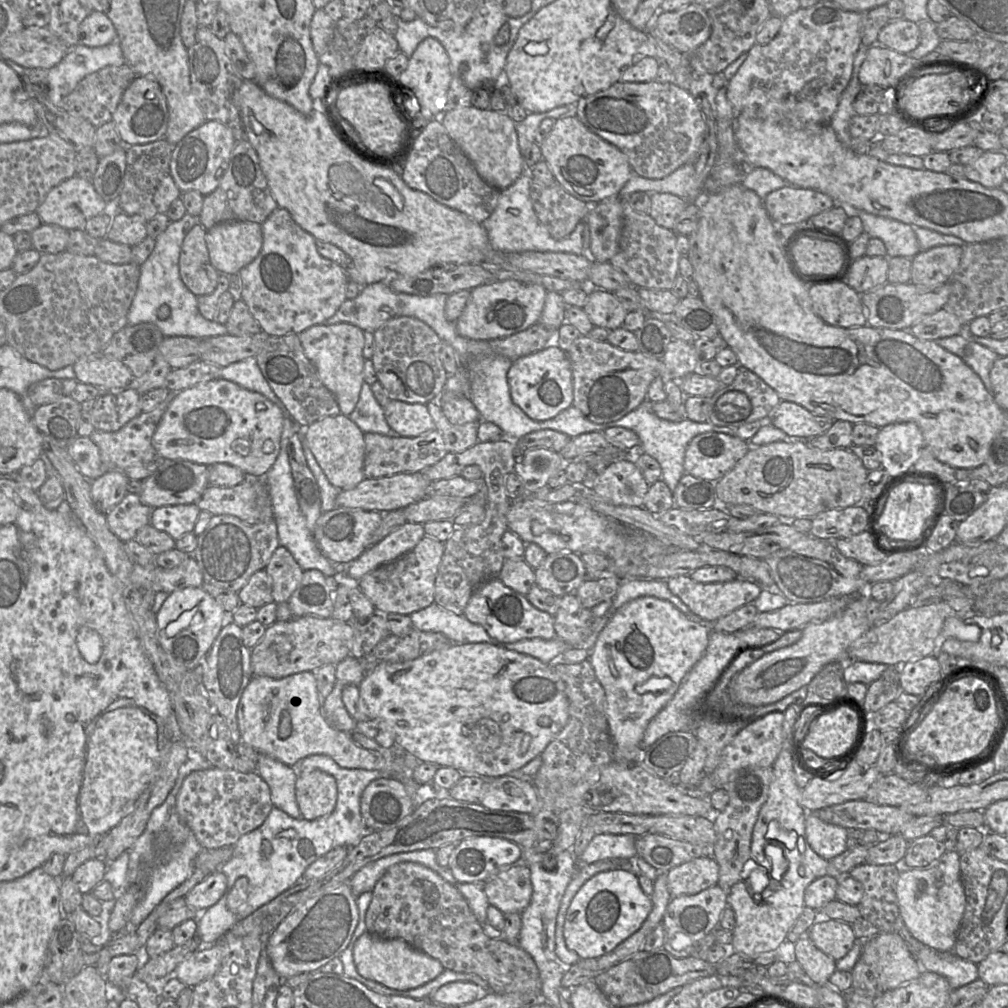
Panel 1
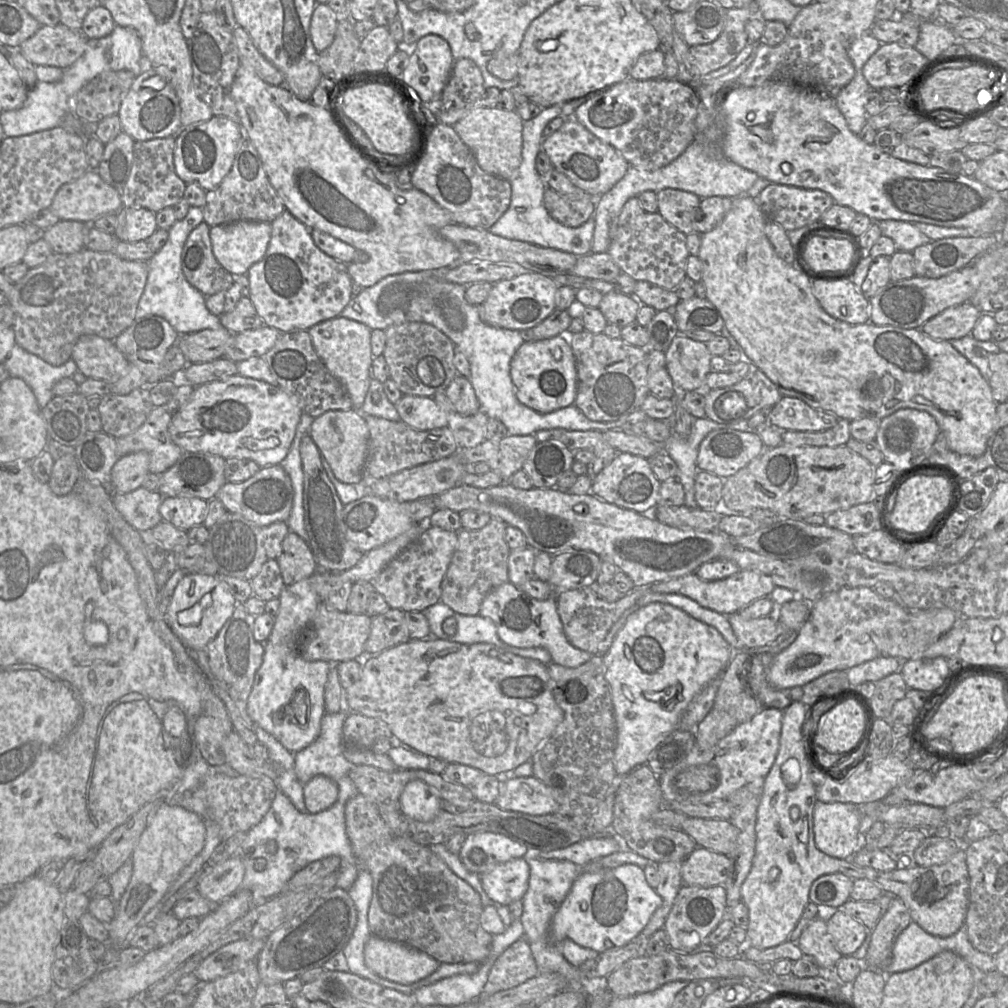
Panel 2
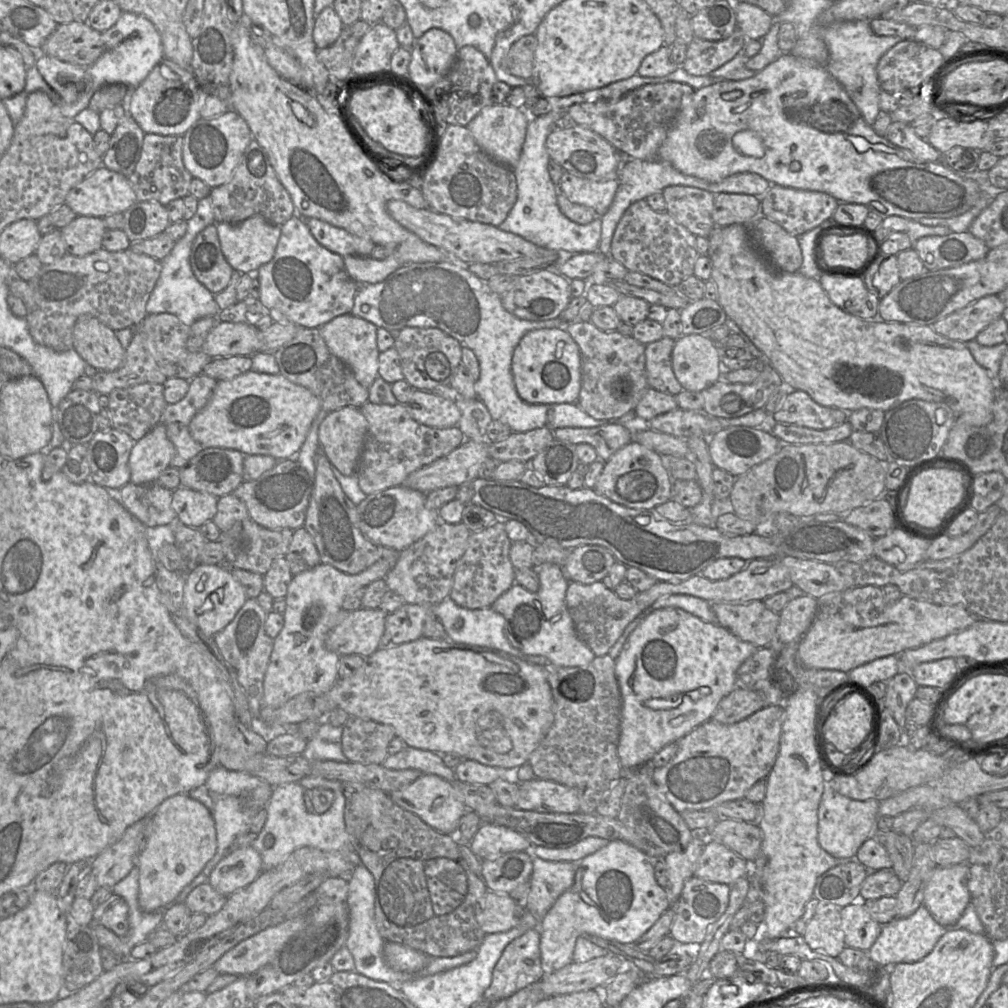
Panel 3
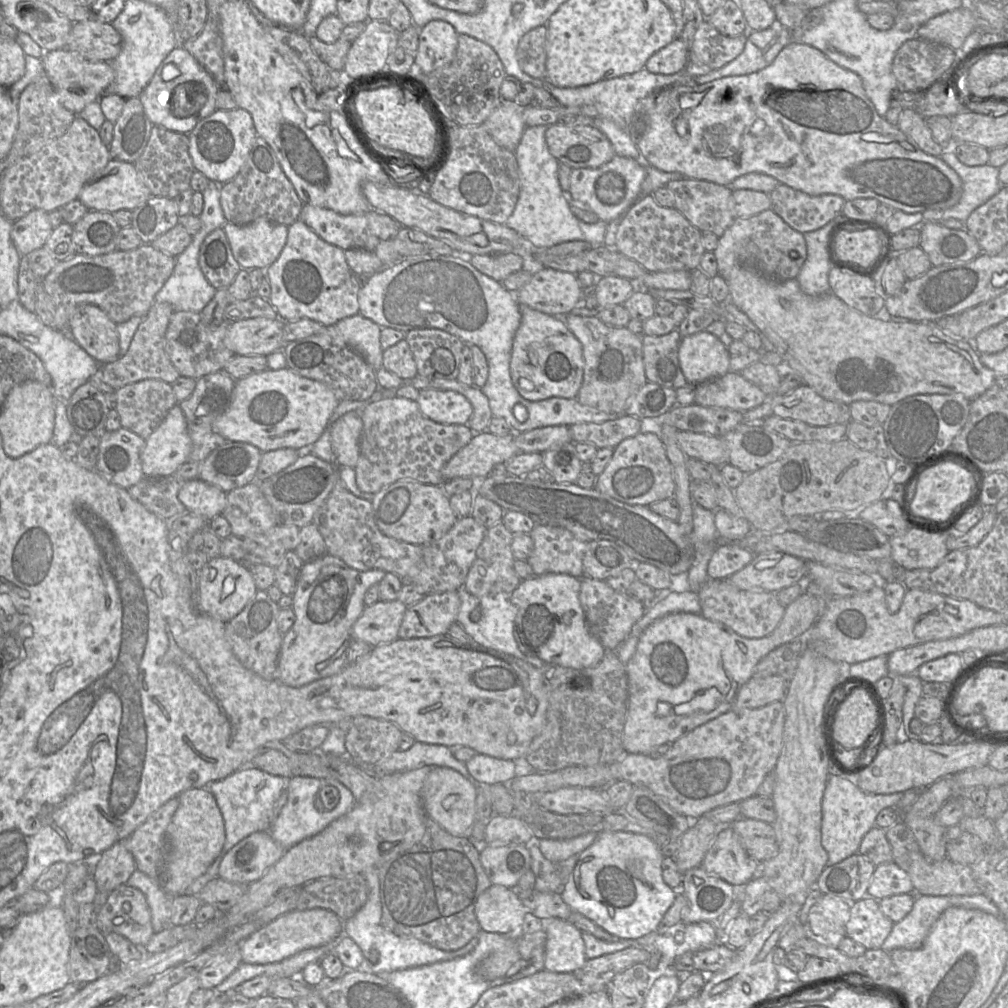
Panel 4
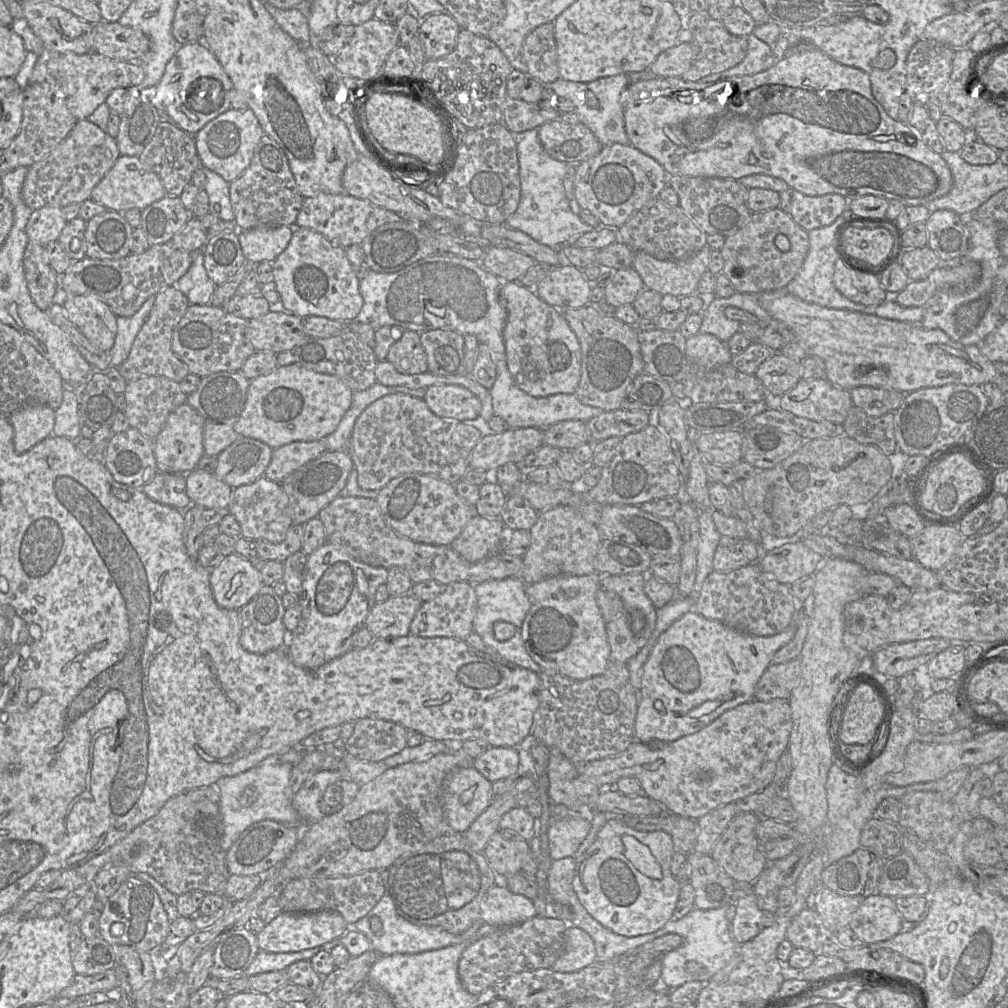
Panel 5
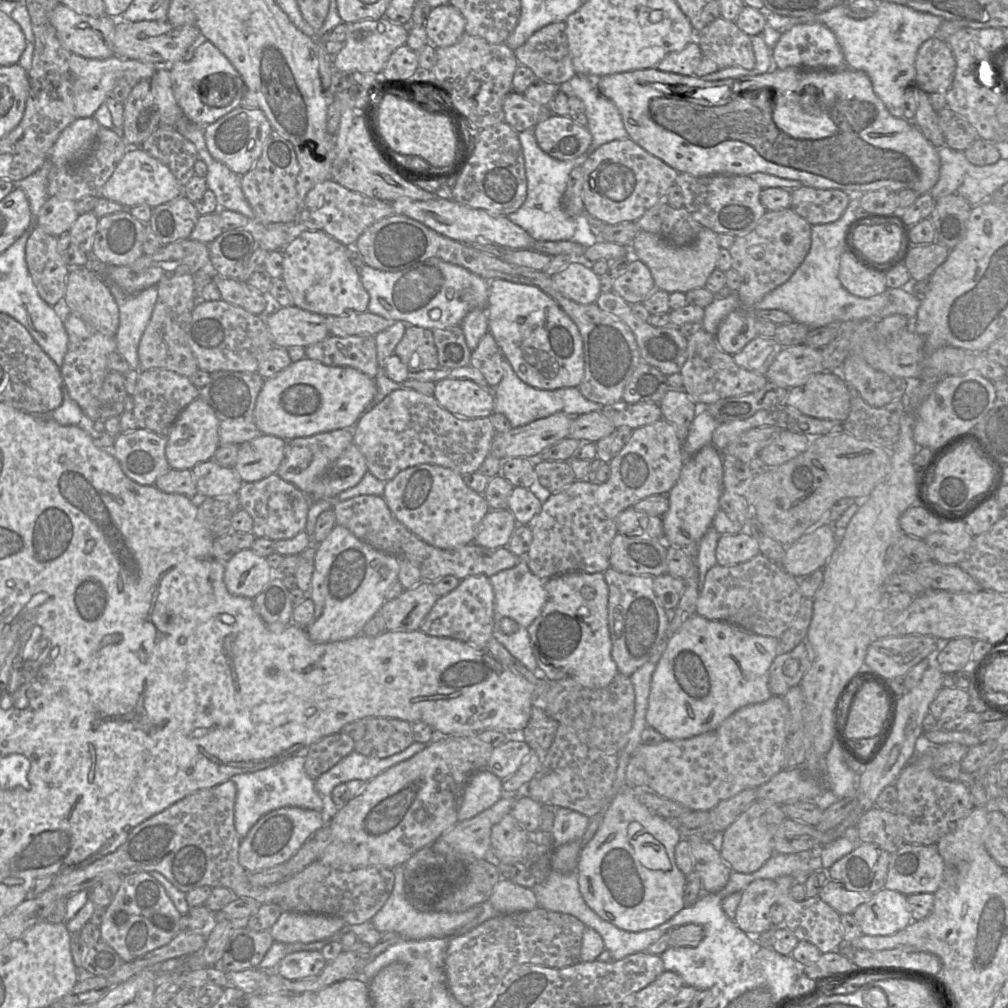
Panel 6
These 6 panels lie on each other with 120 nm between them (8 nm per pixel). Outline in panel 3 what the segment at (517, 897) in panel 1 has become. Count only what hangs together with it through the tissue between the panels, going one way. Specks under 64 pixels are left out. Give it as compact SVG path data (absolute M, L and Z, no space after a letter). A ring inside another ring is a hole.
M525 851L510 852L495 859L482 860L482 878L488 890L511 893L530 880L533 863Z

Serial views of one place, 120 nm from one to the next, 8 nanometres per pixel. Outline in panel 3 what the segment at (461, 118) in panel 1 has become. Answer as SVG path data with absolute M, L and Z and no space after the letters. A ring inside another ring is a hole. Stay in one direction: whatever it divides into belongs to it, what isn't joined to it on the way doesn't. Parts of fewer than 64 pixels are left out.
M507 103L490 104L466 125L480 148L494 161L514 169L520 159L531 115Z

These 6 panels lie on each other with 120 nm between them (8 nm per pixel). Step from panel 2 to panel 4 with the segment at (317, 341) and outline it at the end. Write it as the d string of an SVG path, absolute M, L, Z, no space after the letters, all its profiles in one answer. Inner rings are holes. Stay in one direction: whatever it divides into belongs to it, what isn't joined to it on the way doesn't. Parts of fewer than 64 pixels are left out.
M360 314L341 319L335 324L344 341L377 371L382 364L381 326Z

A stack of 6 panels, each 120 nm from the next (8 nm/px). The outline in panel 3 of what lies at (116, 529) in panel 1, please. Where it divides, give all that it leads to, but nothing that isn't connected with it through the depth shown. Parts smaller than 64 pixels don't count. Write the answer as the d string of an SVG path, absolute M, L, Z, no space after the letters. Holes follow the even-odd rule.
M156 482L128 483L113 493L123 507L146 527L172 525L177 521L171 505L173 491Z

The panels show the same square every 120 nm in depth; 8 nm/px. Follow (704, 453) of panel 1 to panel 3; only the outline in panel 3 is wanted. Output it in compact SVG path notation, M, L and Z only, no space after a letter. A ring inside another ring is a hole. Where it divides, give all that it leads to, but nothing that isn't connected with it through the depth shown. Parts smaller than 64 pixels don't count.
M729 427L708 439L714 467L741 476L778 452L781 442L771 434L751 427Z

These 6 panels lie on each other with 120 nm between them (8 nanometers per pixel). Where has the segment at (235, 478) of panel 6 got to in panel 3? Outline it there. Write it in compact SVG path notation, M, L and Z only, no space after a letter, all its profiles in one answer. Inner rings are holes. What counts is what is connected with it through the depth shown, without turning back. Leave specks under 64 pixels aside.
M186 487L175 489L171 505L177 514L176 523L198 529L213 520L219 498L207 492Z

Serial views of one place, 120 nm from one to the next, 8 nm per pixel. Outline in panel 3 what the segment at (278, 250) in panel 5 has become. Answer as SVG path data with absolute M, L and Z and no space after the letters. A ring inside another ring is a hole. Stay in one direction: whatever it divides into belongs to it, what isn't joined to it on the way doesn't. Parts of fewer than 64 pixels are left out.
M253 215L240 223L216 224L222 252L235 271L246 273L268 263L275 254L281 235L281 225L273 224L260 215Z

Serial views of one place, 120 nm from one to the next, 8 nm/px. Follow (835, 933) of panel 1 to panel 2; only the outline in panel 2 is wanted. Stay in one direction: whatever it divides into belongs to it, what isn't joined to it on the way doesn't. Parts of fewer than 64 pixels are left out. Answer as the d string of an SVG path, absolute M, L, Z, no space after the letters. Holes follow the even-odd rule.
M841 910L834 912L826 922L828 933L842 956L853 955L872 931Z

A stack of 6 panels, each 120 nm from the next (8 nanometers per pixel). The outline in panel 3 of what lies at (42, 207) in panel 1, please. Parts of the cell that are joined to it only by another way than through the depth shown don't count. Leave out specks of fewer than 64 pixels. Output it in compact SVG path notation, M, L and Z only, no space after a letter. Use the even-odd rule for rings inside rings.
M101 165L68 192L64 204L78 216L104 218L123 213L136 202L128 177Z

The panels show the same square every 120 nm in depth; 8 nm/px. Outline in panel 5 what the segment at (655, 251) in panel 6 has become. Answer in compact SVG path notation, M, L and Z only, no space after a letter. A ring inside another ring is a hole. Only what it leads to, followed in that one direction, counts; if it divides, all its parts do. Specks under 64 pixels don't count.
M706 244L694 256L677 261L659 260L644 251L635 251L632 266L646 289L654 290L662 296L682 298L697 294L698 283L708 270L711 251Z

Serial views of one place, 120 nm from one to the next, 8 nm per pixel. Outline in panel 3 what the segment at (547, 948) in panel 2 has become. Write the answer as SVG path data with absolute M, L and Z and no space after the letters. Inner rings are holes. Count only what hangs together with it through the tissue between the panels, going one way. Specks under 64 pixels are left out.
M535 847L525 851L532 856L533 863L526 910L540 921L558 897L572 886L578 864L543 860L536 855Z

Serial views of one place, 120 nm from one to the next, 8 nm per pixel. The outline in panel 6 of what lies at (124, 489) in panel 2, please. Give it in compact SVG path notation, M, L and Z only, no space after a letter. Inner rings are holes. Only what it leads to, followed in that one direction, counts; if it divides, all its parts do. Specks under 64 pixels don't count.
M201 398L192 401L179 414L167 438L165 455L171 469L191 470L198 463L212 459L219 443L219 420L213 409Z

